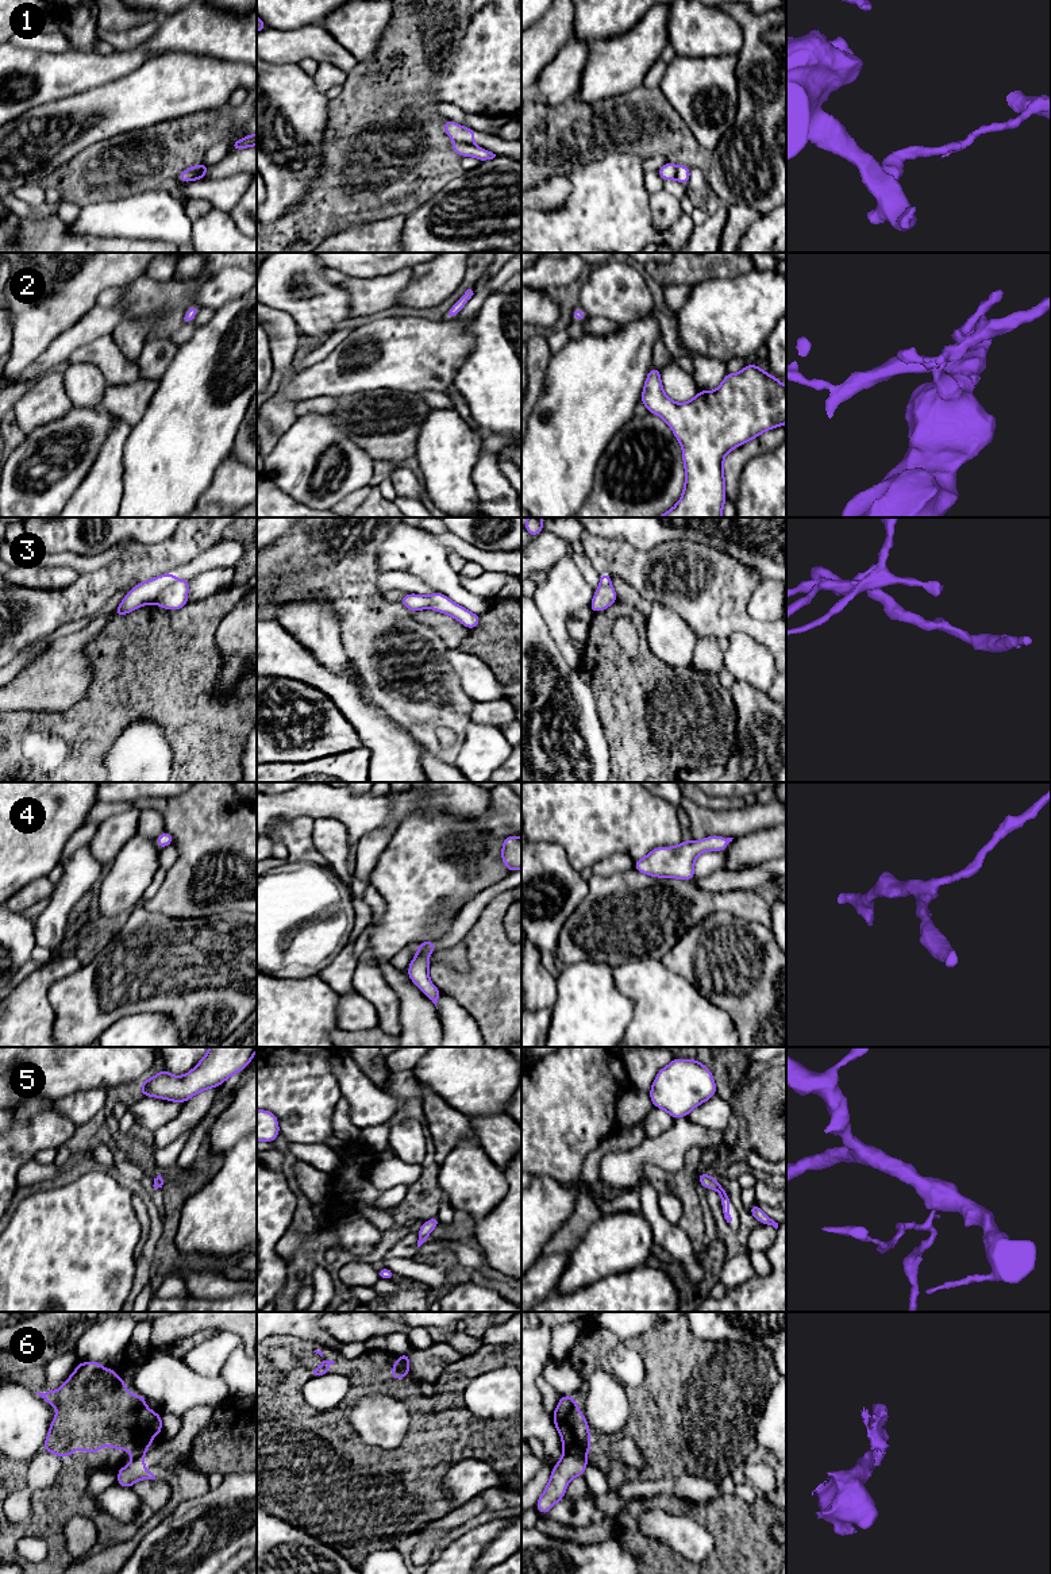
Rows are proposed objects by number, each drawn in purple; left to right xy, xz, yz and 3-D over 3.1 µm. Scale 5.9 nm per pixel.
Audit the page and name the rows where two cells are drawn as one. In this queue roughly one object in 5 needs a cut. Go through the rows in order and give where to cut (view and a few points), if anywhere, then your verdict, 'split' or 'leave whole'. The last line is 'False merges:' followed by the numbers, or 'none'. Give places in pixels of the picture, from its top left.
1: cut xz (455, 141), (472, 143); split
2: cut none; leave whole
3: cut xy (173, 577), (154, 601); split
4: cut none; leave whole
5: cut none; leave whole
6: cut yz (564, 1451), (585, 1457); split
False merges: 1, 3, 6

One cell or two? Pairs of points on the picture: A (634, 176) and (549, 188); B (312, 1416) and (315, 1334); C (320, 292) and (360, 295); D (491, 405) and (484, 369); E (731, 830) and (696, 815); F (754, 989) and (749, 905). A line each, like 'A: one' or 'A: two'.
A: two
B: two
C: two
D: one
E: one
F: two

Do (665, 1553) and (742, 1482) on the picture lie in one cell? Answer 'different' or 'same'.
different

